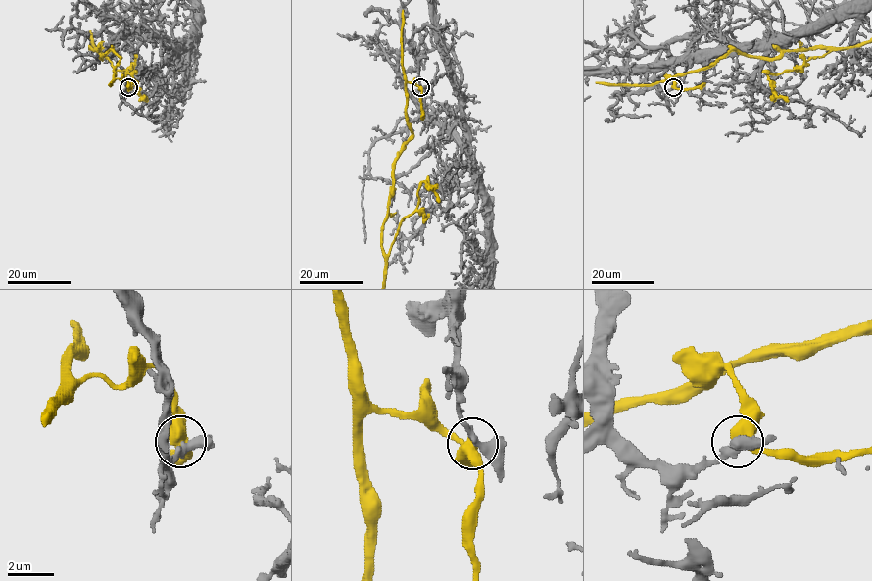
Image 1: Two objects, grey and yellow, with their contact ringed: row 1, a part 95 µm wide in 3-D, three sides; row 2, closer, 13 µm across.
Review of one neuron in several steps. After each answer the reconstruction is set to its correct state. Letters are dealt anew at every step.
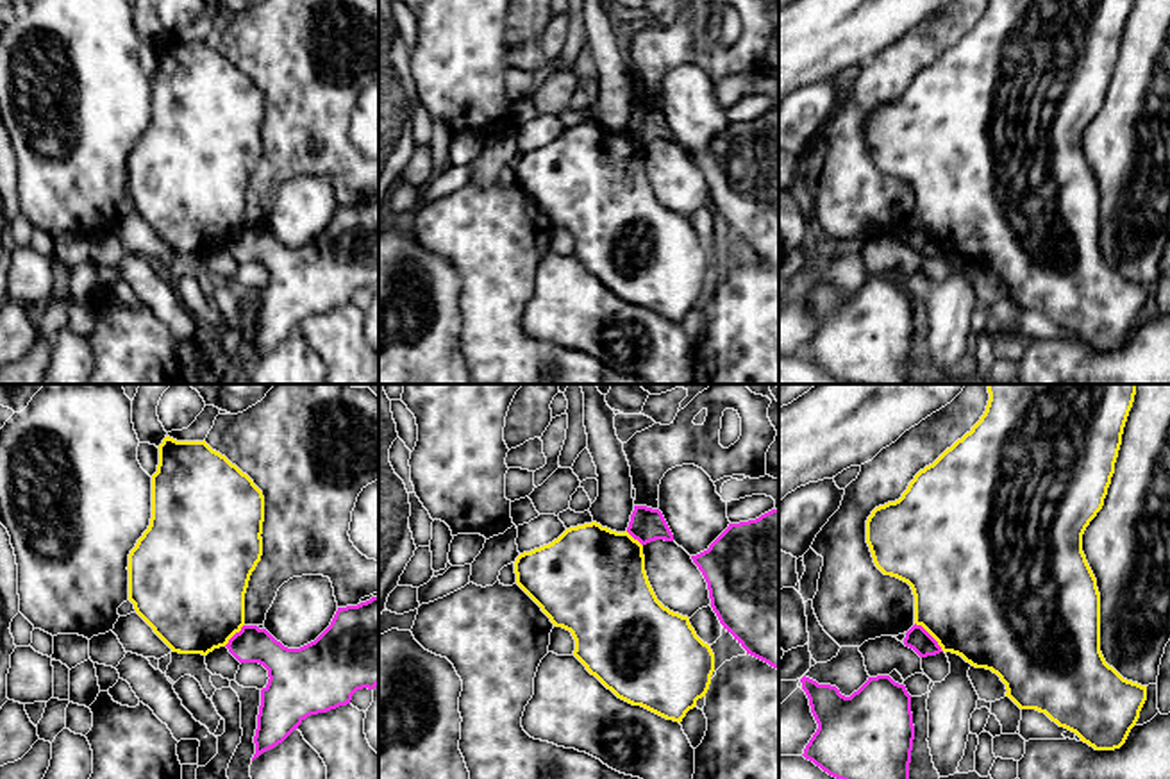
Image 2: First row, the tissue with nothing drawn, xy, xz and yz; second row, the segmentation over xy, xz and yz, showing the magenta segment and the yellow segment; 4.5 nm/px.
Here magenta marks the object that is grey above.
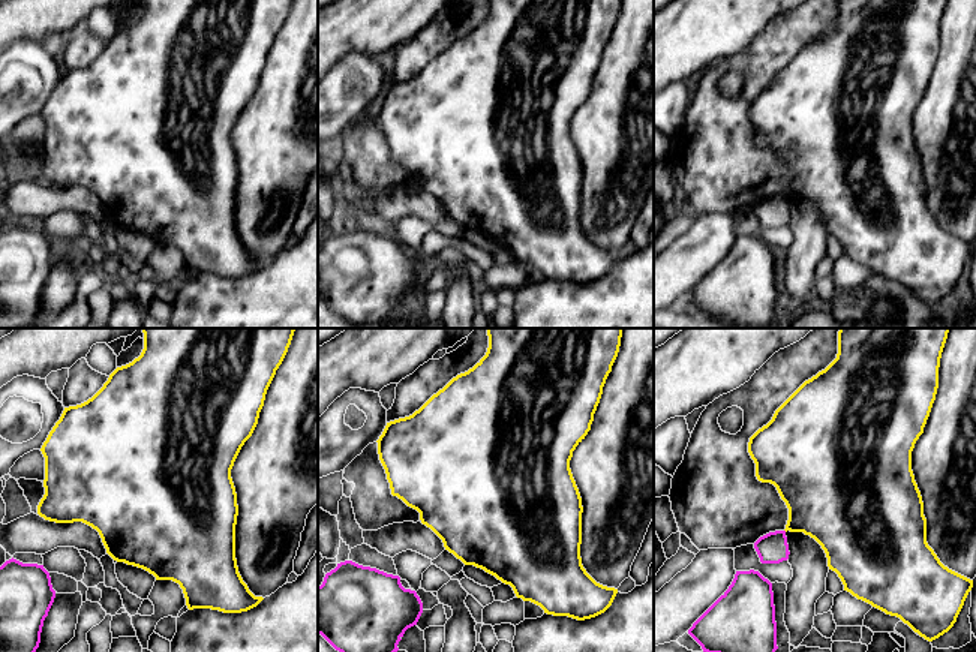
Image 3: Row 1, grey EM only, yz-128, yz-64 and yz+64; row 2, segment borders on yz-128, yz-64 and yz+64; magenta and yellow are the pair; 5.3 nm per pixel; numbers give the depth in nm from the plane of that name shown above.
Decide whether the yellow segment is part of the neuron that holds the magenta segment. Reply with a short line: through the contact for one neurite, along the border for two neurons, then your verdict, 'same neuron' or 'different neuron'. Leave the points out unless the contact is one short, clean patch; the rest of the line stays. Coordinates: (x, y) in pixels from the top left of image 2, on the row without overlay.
line yz (915, 222), (944, 251); different neuron

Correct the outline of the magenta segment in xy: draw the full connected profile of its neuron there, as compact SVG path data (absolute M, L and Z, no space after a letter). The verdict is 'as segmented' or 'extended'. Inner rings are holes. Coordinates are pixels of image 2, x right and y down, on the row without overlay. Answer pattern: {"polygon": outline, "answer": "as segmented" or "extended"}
{"polygon": "M379 195L338 207L330 225L300 248L284 247L257 225L243 225L225 247L239 263L259 263L268 270L254 361L307 316L347 306L357 289L379 284Z", "answer": "as segmented"}

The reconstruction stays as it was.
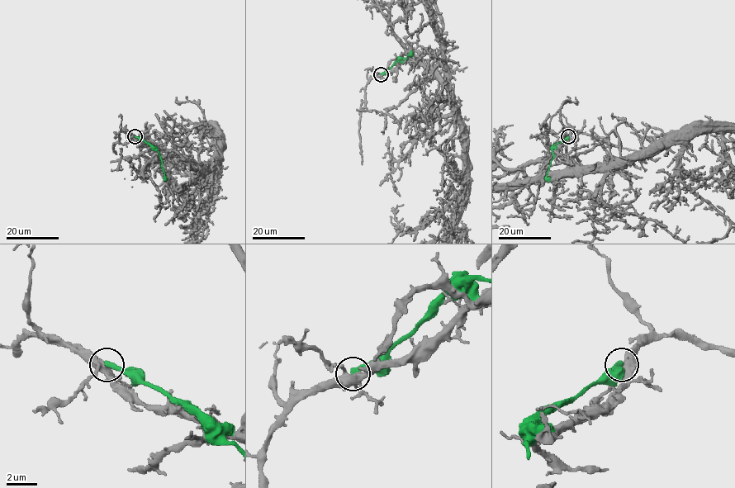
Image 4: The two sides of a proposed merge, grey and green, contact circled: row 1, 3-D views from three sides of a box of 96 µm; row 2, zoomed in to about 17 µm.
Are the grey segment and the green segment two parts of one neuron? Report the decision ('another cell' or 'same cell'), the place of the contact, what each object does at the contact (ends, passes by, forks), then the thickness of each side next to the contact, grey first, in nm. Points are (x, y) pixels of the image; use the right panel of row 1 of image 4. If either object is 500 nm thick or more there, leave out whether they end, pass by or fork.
another cell; at (568, 136); grey forks there; green ends there; 440 nm thick on the grey side, 360 nm on the other

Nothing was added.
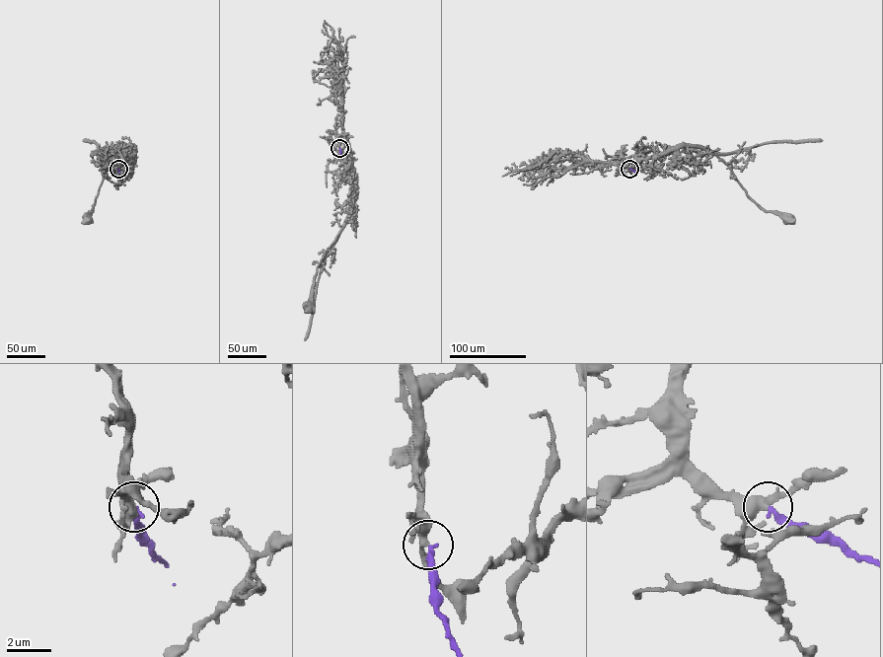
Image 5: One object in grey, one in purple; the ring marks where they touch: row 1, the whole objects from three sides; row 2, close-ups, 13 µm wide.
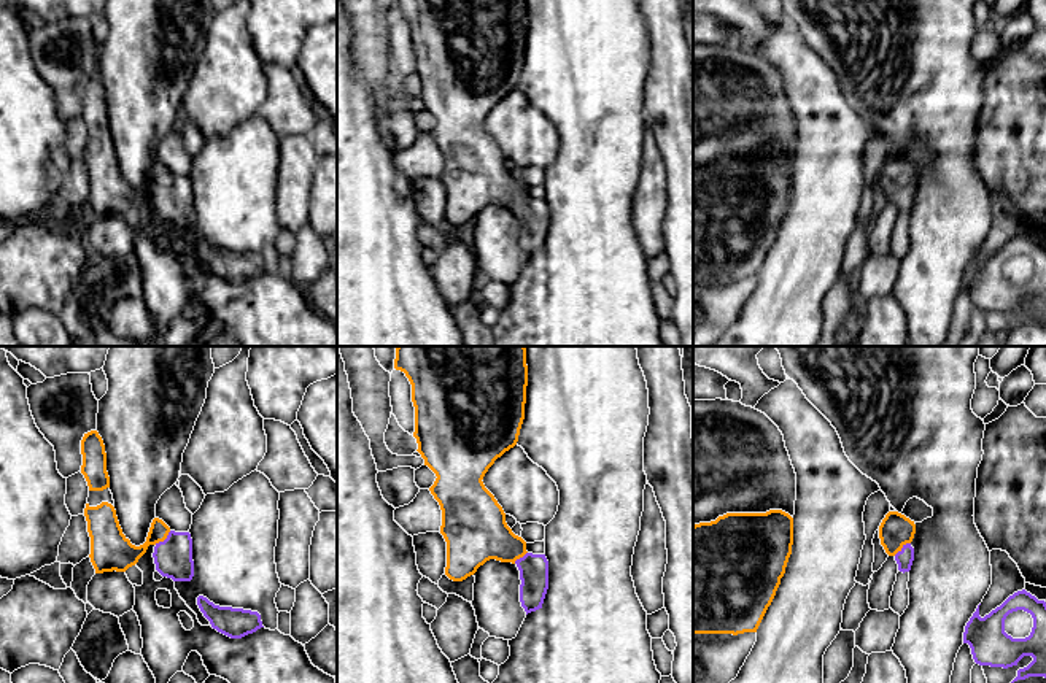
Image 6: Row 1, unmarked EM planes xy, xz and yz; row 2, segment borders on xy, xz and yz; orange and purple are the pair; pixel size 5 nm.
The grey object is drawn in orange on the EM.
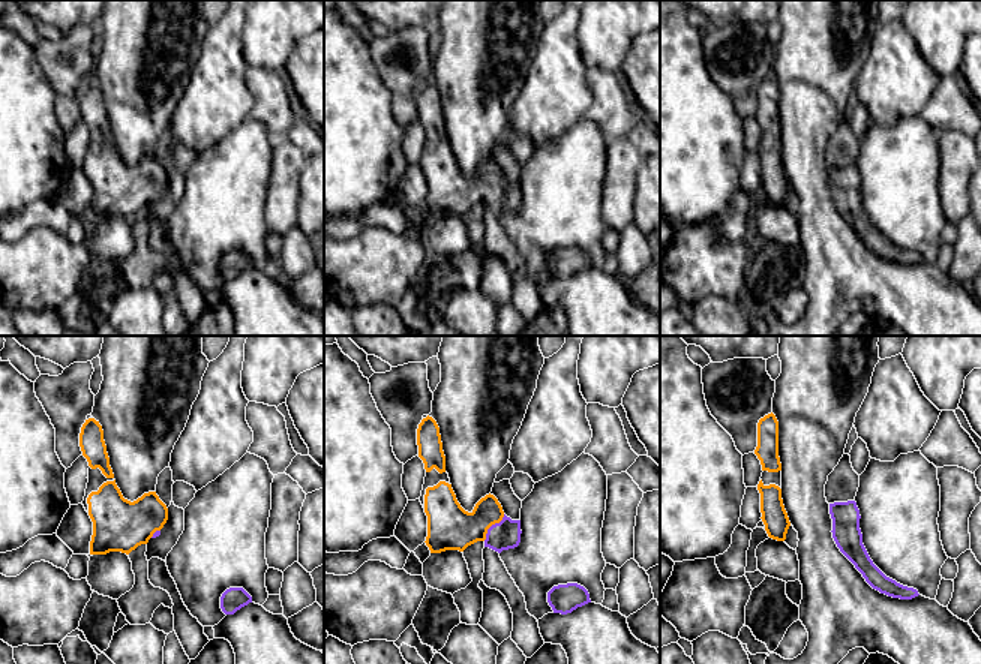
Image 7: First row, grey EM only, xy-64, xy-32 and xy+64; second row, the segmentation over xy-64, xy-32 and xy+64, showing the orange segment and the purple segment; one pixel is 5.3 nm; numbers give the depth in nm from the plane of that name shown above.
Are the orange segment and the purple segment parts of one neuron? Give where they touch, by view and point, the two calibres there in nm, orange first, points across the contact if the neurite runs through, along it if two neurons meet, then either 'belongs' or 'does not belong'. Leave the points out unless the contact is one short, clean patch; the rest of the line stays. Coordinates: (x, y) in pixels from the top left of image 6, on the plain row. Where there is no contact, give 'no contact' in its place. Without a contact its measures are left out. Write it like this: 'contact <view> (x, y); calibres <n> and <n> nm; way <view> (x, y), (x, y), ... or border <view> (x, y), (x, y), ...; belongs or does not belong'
contact yz (902, 191); calibres 160 and 90 nm; way yz (895, 173), (895, 183), (902, 191), (903, 202); belongs

